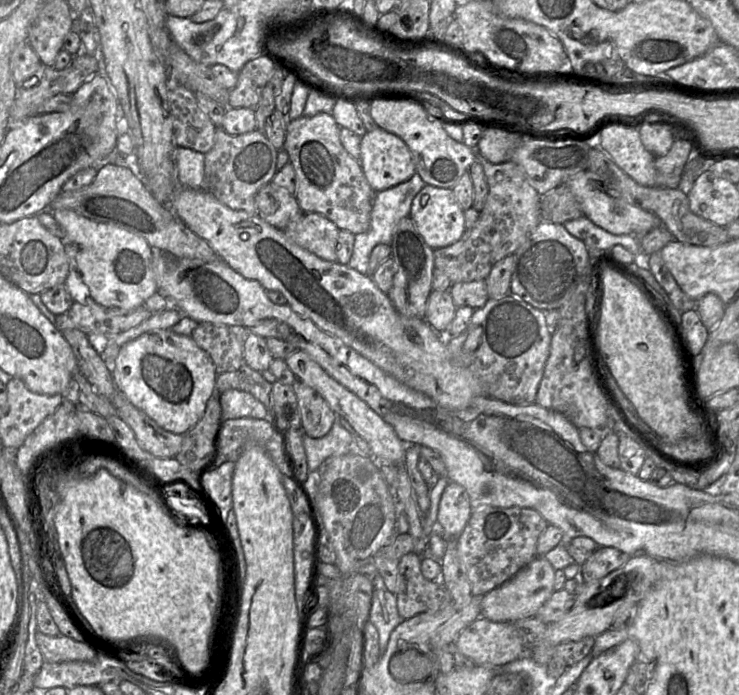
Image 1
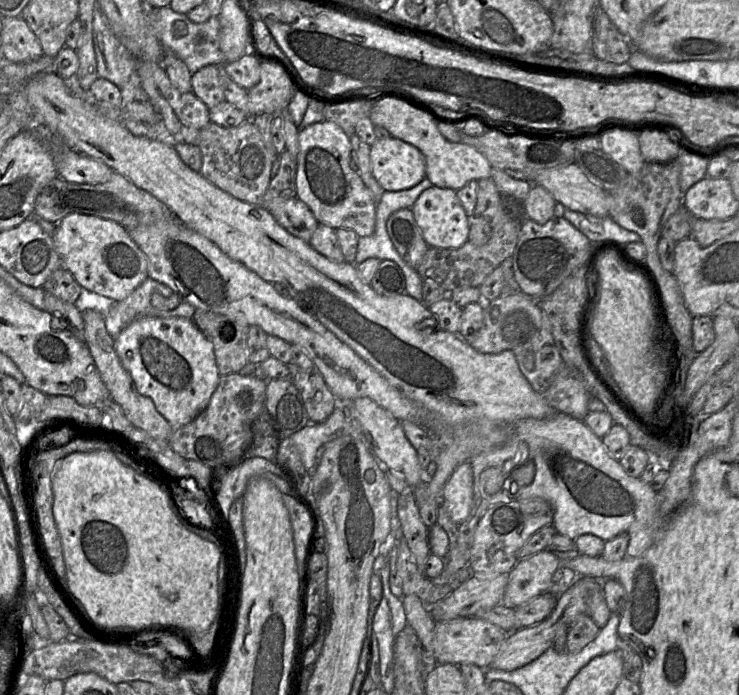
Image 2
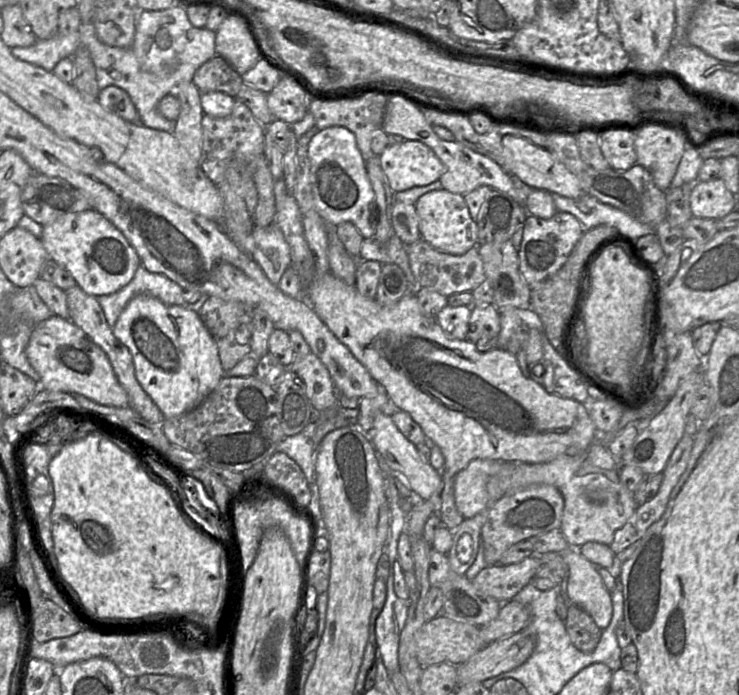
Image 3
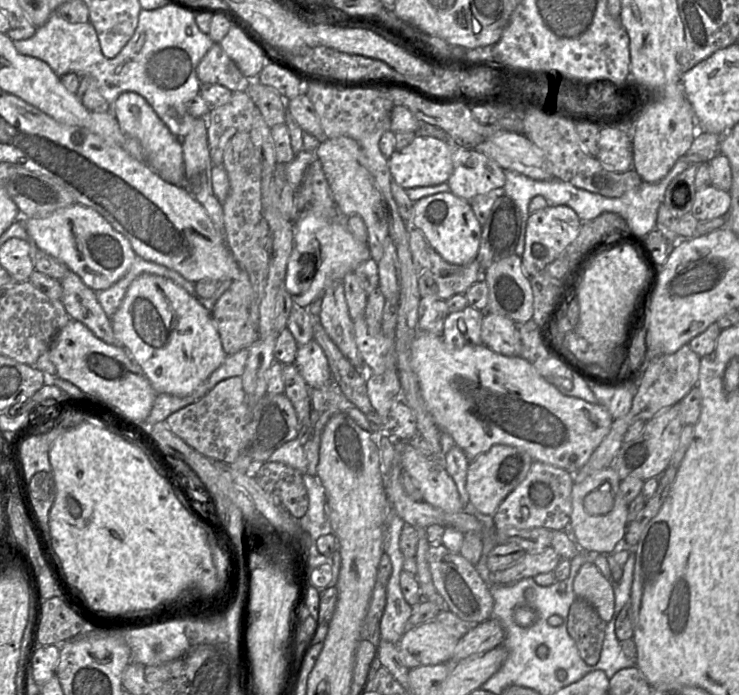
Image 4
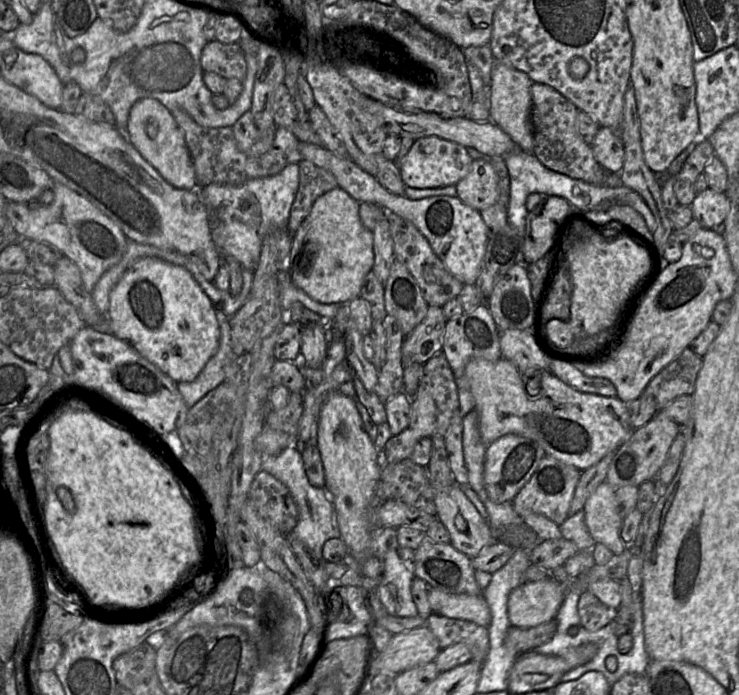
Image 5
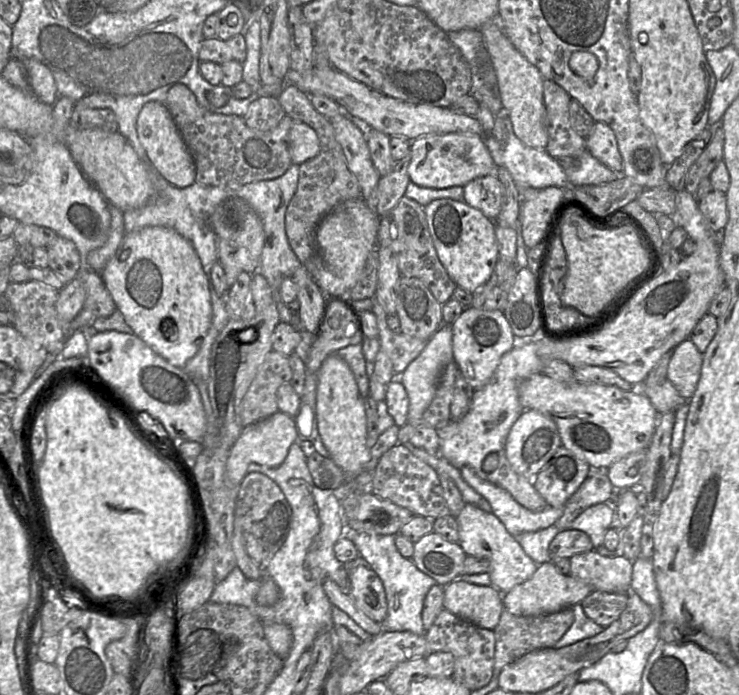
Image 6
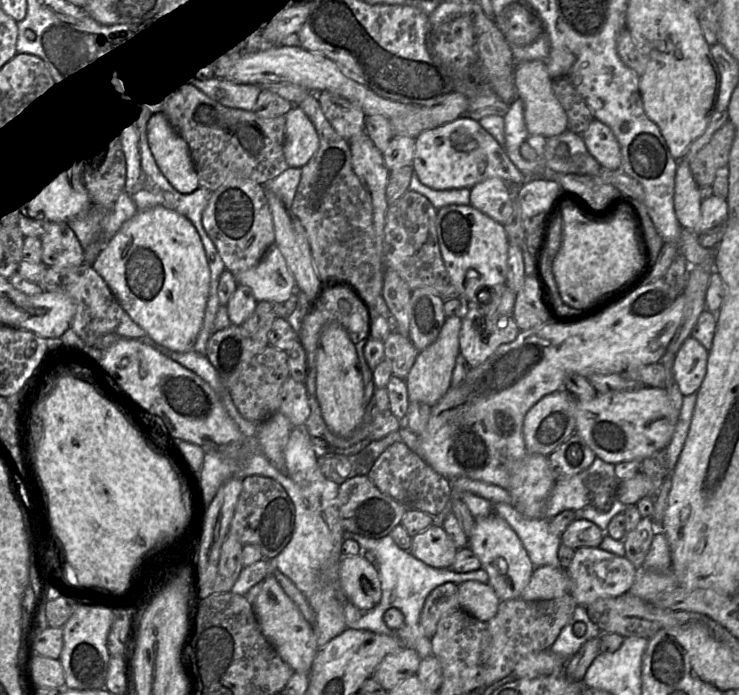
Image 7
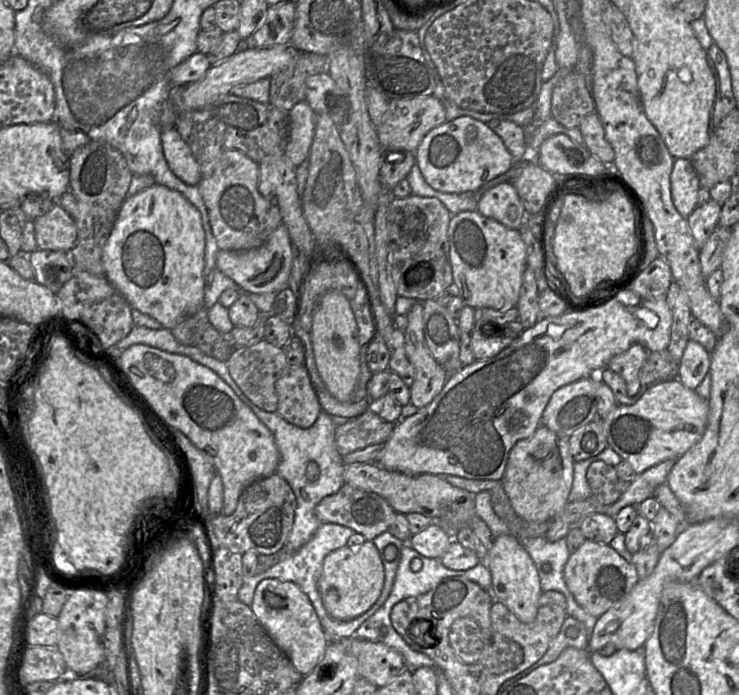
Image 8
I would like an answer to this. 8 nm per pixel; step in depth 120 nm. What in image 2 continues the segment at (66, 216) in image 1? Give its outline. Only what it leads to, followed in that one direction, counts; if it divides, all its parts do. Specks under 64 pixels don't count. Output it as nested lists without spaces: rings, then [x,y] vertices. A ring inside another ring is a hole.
[[[71,213],[60,220],[52,237],[62,267],[90,292],[113,301],[122,301],[148,278],[145,254],[128,230],[112,220]]]

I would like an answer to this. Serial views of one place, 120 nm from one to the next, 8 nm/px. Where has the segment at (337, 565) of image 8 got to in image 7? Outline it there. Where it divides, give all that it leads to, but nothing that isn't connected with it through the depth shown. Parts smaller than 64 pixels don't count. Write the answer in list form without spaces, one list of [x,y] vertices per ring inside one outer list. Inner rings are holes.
[[[363,554],[342,556],[339,581],[347,600],[360,610],[372,610],[381,599],[377,567],[372,559]]]

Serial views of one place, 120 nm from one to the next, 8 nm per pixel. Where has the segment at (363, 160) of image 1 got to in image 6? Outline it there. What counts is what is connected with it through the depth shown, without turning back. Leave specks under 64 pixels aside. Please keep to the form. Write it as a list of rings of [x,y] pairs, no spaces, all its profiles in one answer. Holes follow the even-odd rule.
[[[462,132],[428,134],[411,142],[408,175],[410,182],[418,186],[432,189],[464,187],[476,178],[495,172],[496,165],[482,134]]]

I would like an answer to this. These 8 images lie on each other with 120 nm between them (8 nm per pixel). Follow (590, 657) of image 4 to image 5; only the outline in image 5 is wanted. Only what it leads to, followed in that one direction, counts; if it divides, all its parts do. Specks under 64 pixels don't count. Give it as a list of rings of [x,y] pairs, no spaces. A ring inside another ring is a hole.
[[[586,590],[582,591],[577,608],[581,626],[590,632],[597,631],[609,624],[618,613],[618,609],[605,605]]]

